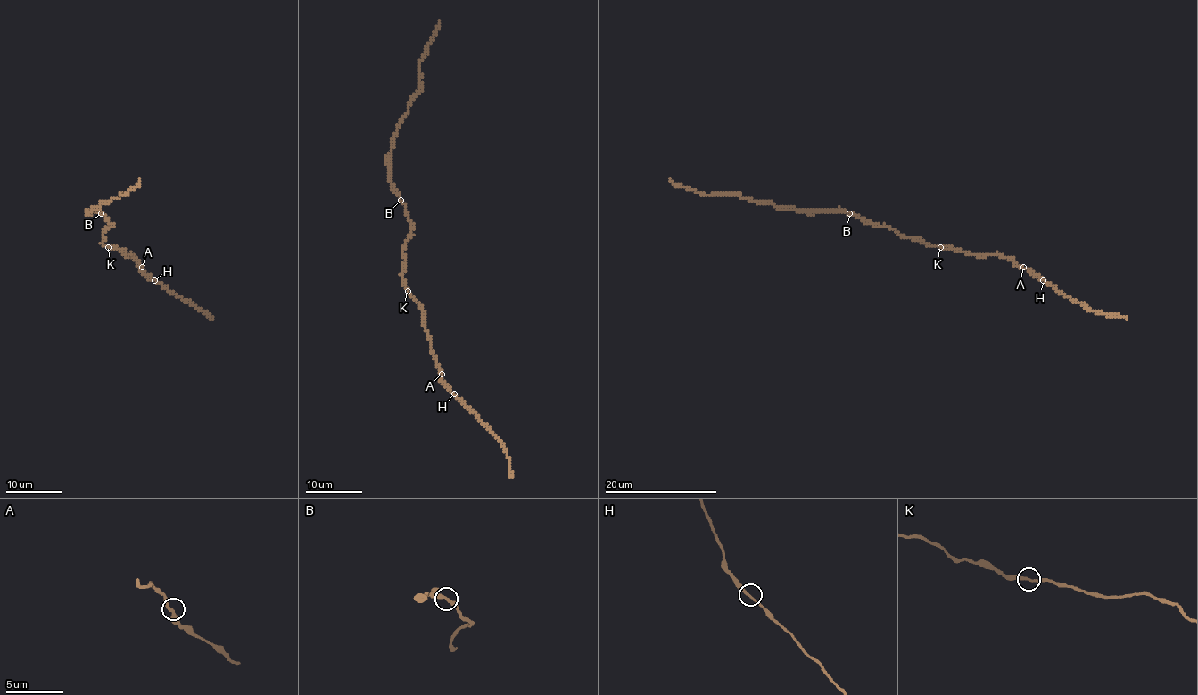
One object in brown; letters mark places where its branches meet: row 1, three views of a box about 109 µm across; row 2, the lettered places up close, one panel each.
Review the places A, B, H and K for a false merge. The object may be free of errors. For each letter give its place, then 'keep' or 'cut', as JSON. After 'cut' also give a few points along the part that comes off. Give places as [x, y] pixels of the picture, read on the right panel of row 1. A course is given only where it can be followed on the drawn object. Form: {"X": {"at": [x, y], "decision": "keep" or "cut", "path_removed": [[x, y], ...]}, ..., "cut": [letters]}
{"A": {"at": [1023, 267], "decision": "keep"}, "B": {"at": [849, 213], "decision": "keep"}, "H": {"at": [1043, 280], "decision": "cut", "path_removed": [[1043, 280], [1094, 311], [1118, 314], [1126, 318]]}, "K": {"at": [940, 247], "decision": "keep"}, "cut": ["H"]}

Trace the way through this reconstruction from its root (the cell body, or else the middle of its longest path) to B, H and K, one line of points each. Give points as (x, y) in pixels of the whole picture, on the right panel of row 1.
B: (906, 238), (886, 226), (871, 224), (849, 213)
H: (906, 238), (920, 238), (929, 245), (950, 247), (977, 255), (999, 253), (1019, 267), (1030, 269), (1043, 280)
K: (906, 238), (920, 238), (929, 245), (940, 247)

